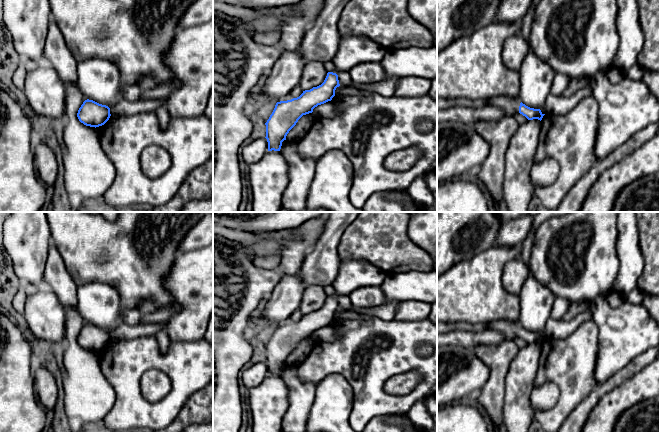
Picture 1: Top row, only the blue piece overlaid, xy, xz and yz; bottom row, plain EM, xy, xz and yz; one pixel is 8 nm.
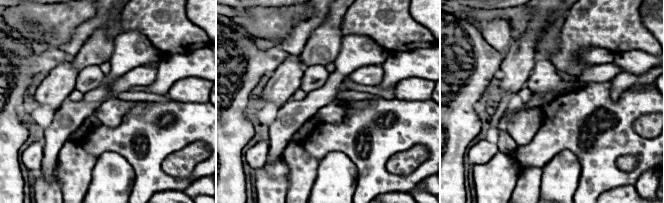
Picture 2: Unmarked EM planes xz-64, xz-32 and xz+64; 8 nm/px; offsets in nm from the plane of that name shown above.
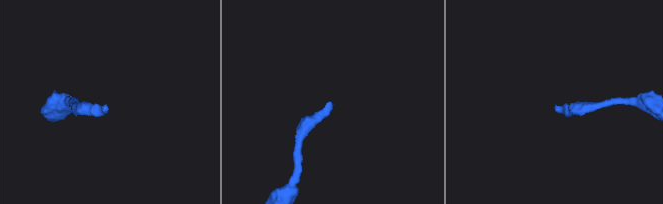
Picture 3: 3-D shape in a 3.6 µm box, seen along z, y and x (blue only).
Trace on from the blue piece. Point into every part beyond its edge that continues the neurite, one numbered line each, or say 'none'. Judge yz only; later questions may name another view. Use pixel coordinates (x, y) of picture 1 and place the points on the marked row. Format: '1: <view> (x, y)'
1: yz (509, 105)

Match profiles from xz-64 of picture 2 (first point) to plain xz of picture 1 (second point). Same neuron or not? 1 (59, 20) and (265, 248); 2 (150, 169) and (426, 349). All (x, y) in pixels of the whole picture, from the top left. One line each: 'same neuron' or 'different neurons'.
1: same neuron
2: different neurons

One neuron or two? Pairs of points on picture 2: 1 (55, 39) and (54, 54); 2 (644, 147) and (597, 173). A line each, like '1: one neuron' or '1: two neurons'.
1: two neurons
2: one neuron

